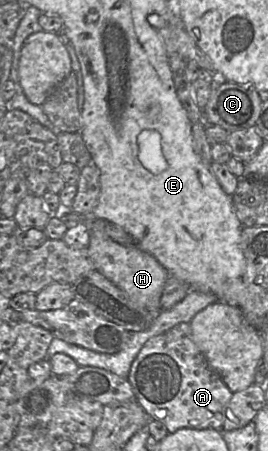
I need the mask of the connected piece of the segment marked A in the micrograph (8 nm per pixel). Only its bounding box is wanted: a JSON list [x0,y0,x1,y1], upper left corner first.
[128,323,233,433]

